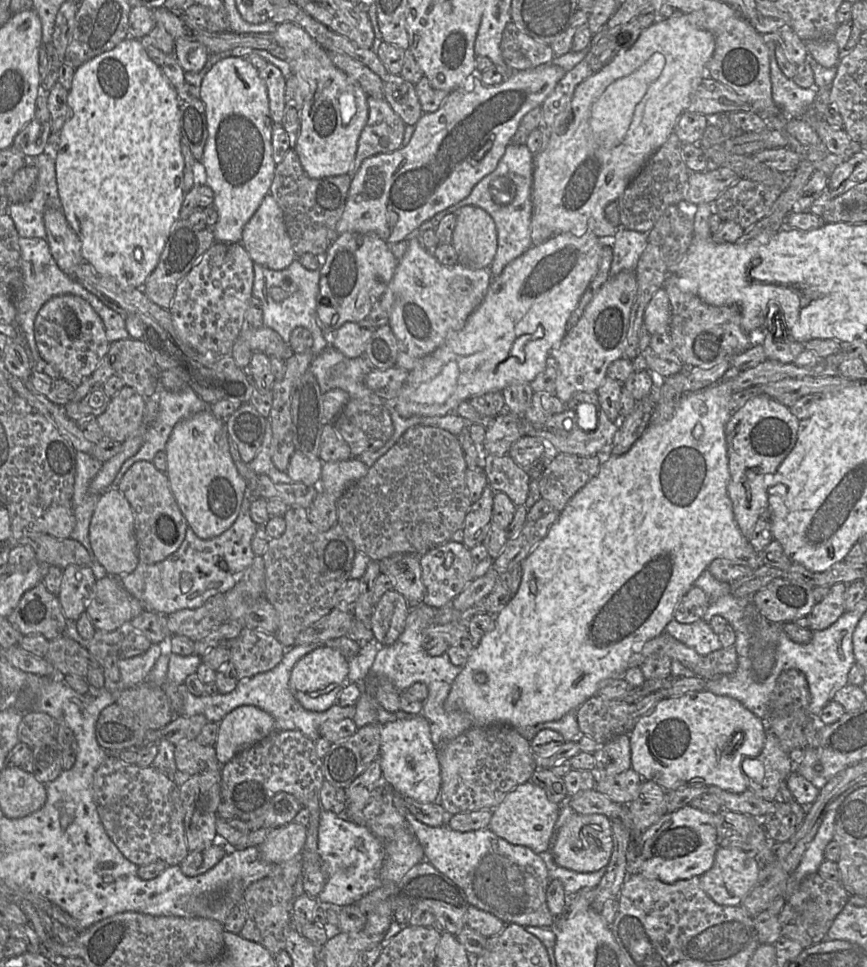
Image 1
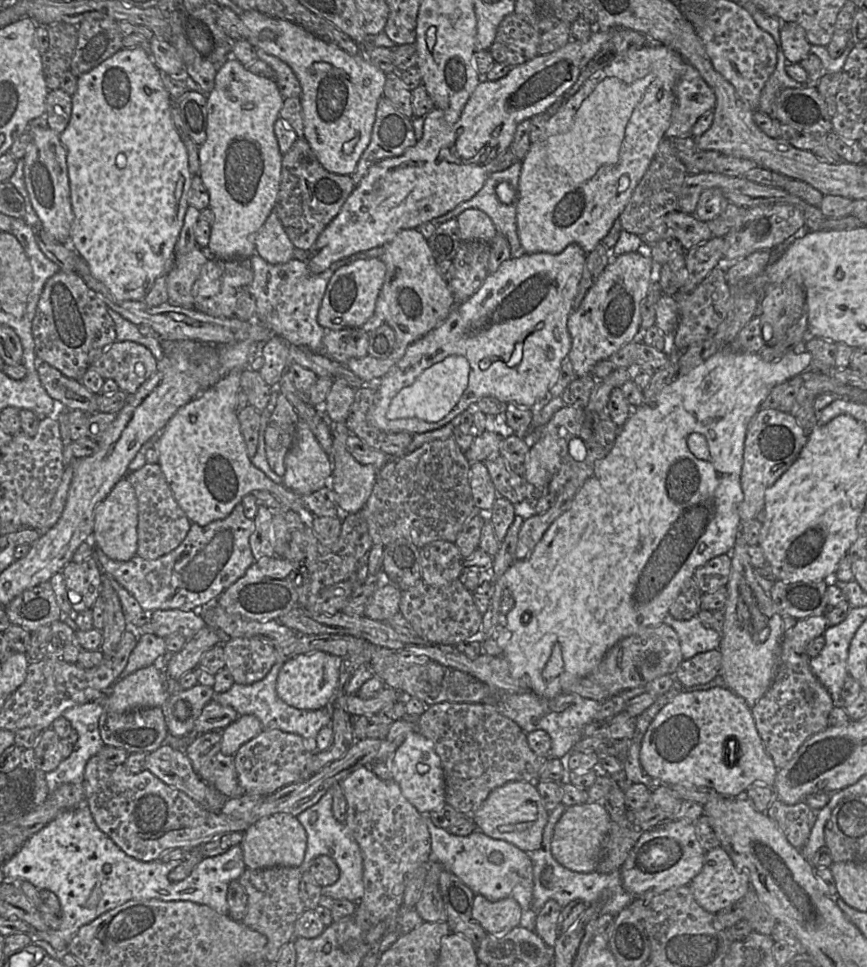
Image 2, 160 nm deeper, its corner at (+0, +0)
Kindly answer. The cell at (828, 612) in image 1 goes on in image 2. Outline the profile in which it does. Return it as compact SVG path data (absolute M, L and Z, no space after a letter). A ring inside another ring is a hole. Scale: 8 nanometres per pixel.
M819 615L798 619L794 627L784 631L773 683L751 709L757 731L778 769L792 759L808 738L829 726L829 713L835 703L811 671L811 657L807 653L809 643L823 635L827 627L826 615Z

